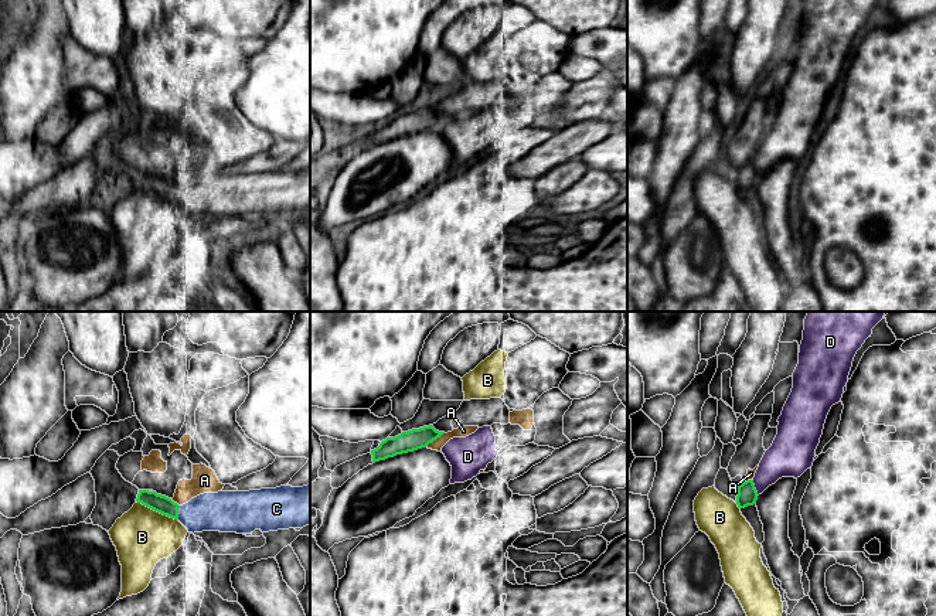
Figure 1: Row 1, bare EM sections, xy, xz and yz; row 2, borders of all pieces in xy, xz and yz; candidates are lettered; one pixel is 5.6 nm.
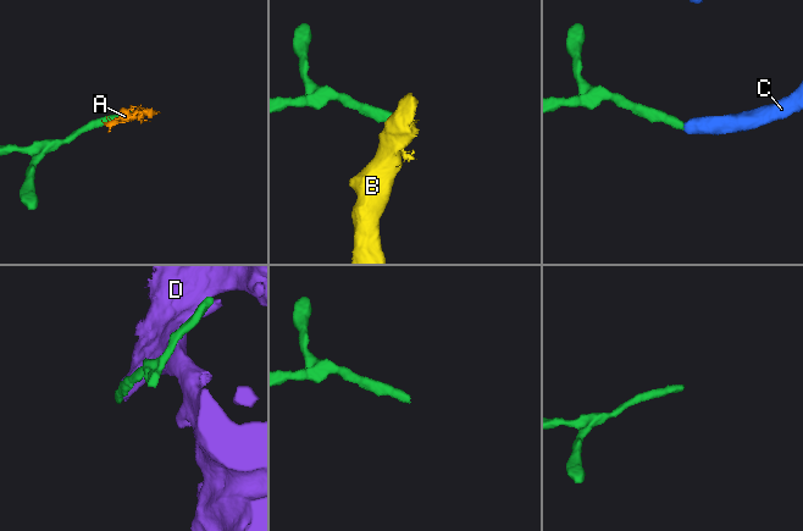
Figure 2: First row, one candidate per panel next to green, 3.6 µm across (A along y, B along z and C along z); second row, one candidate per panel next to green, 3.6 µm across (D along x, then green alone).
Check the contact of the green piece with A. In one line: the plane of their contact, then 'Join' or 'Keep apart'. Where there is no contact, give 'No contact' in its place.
Touches green in xz. Keep apart

